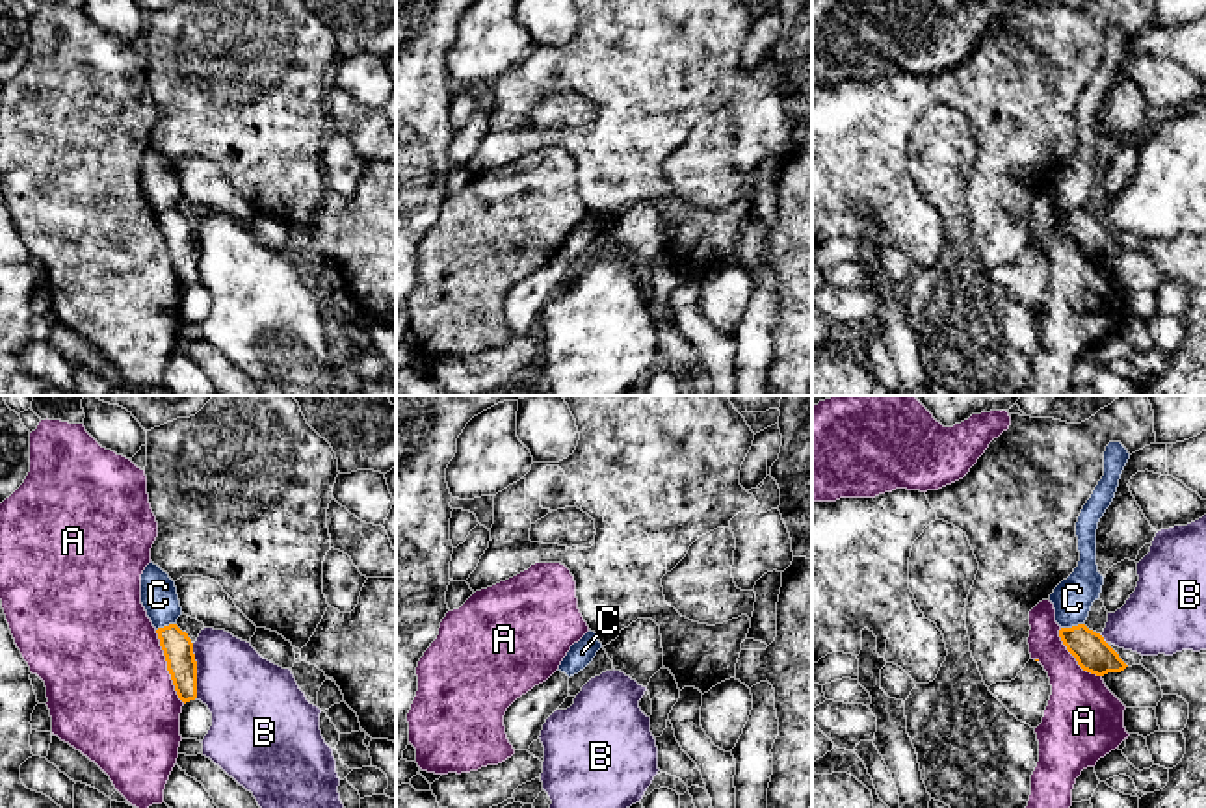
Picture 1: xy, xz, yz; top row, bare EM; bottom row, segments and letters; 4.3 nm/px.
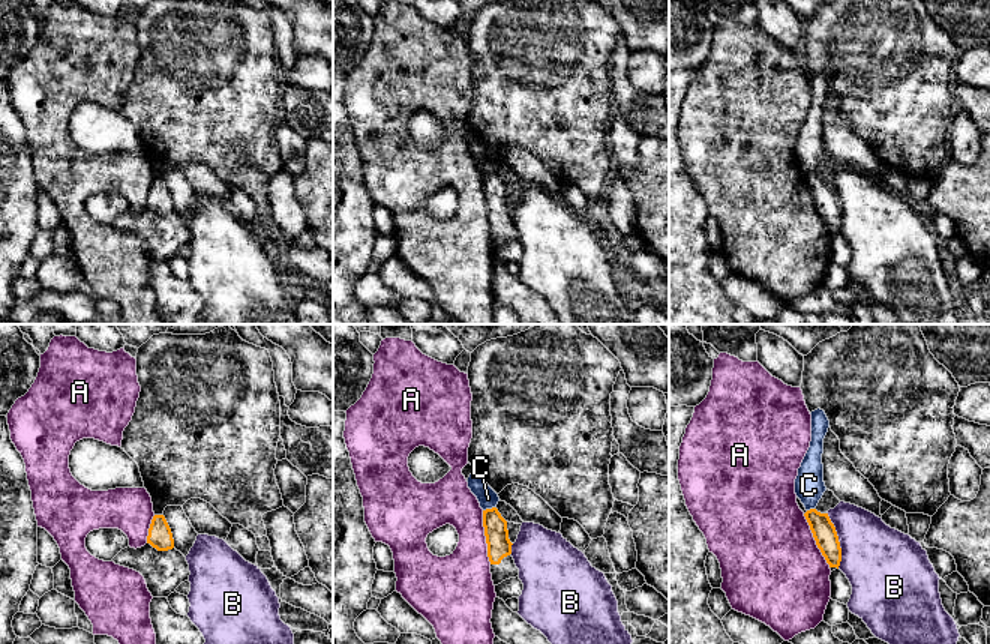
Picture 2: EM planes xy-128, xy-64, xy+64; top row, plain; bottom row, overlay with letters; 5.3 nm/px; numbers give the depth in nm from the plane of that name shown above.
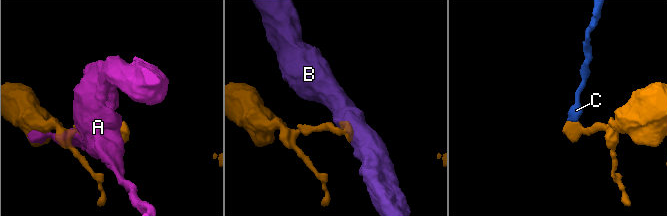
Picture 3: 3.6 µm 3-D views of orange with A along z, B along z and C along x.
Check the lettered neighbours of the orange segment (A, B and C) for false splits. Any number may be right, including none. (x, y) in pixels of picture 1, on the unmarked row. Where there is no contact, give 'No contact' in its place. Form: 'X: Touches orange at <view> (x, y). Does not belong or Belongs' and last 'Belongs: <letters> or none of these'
A: Touches orange at xy (168, 251). Does not belong
B: Touches orange at xy (196, 255). Does not belong
C: Touches orange at yz (1073, 210). Does not belong
Belongs: none of these

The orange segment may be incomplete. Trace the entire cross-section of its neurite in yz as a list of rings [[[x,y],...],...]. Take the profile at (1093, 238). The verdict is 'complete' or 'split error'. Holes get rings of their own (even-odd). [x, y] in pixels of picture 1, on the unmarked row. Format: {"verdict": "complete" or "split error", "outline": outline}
{"verdict": "complete", "outline": [[[1085,208],[1061,212],[1059,221],[1078,249],[1091,258],[1104,260],[1128,251],[1104,221]]]}

